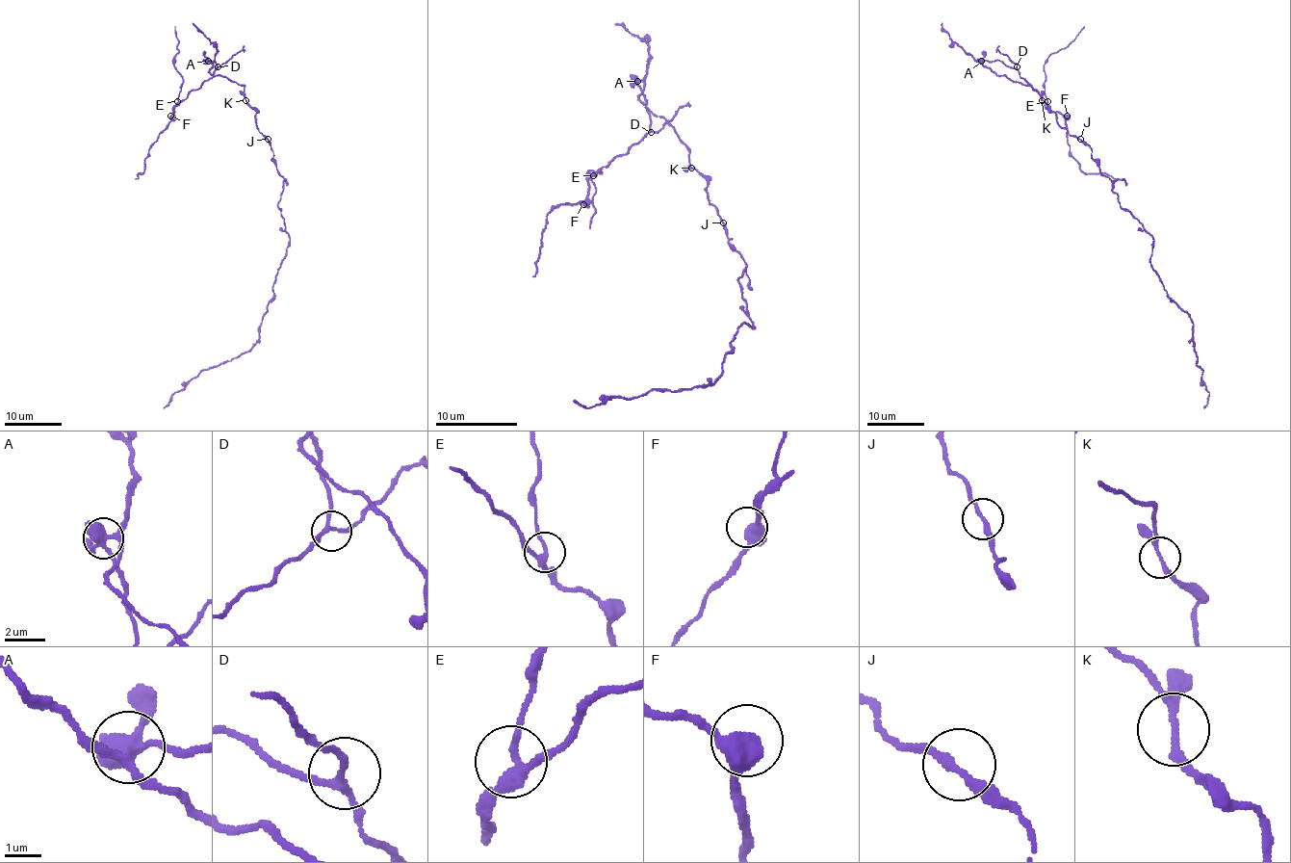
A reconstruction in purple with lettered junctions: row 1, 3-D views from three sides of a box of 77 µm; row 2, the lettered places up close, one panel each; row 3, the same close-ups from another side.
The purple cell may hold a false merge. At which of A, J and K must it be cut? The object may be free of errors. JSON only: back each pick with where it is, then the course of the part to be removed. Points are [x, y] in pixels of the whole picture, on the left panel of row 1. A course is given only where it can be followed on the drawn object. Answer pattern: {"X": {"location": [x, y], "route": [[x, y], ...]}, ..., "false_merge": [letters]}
{"A": {"location": [208, 61], "route": [[207, 61], [213, 60], [218, 68], [174, 108], [168, 125], [148, 149], [142, 172], [134, 178]]}, "false_merge": ["A"]}

